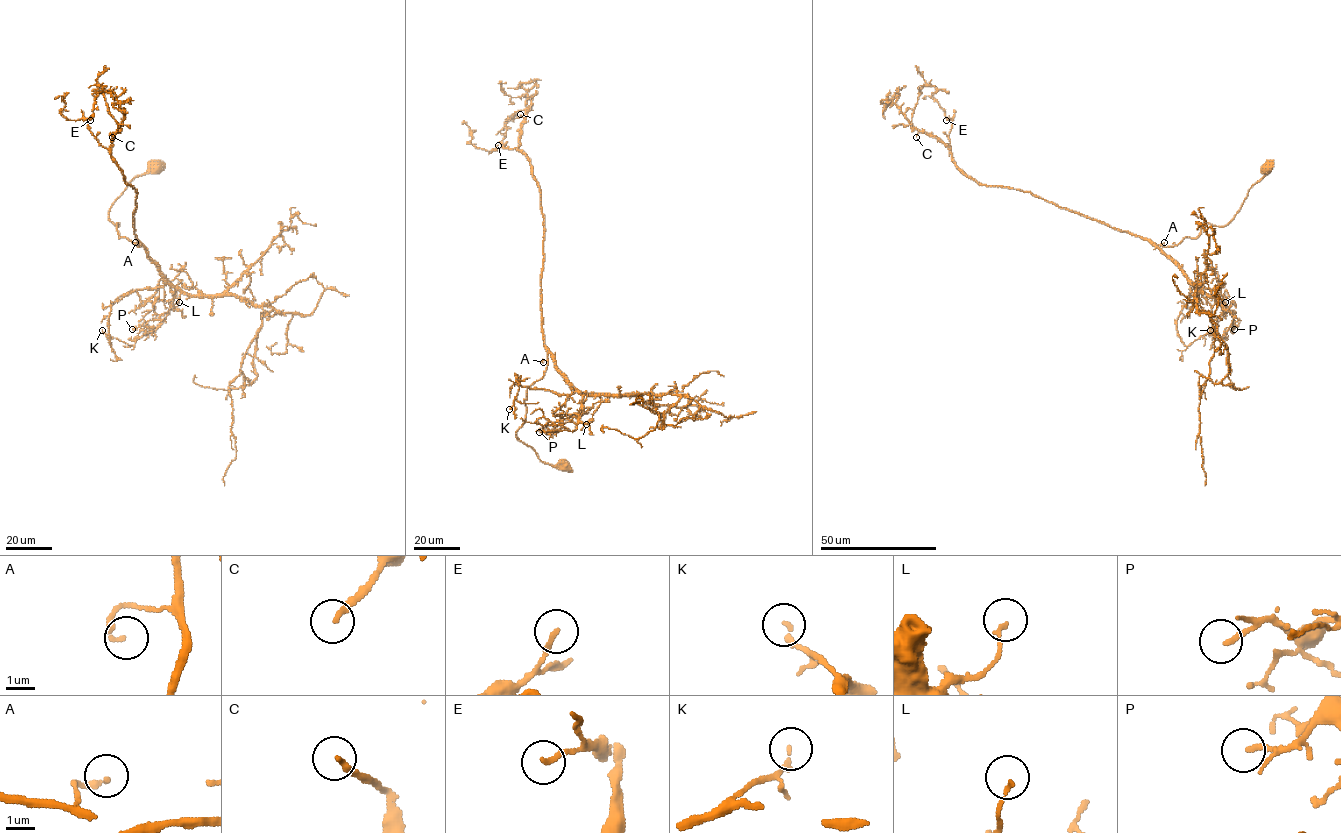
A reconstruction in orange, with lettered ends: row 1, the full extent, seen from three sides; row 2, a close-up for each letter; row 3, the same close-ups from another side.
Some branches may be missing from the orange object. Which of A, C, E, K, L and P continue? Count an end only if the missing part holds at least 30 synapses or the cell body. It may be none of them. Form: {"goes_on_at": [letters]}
{"goes_on_at": ["C"]}

